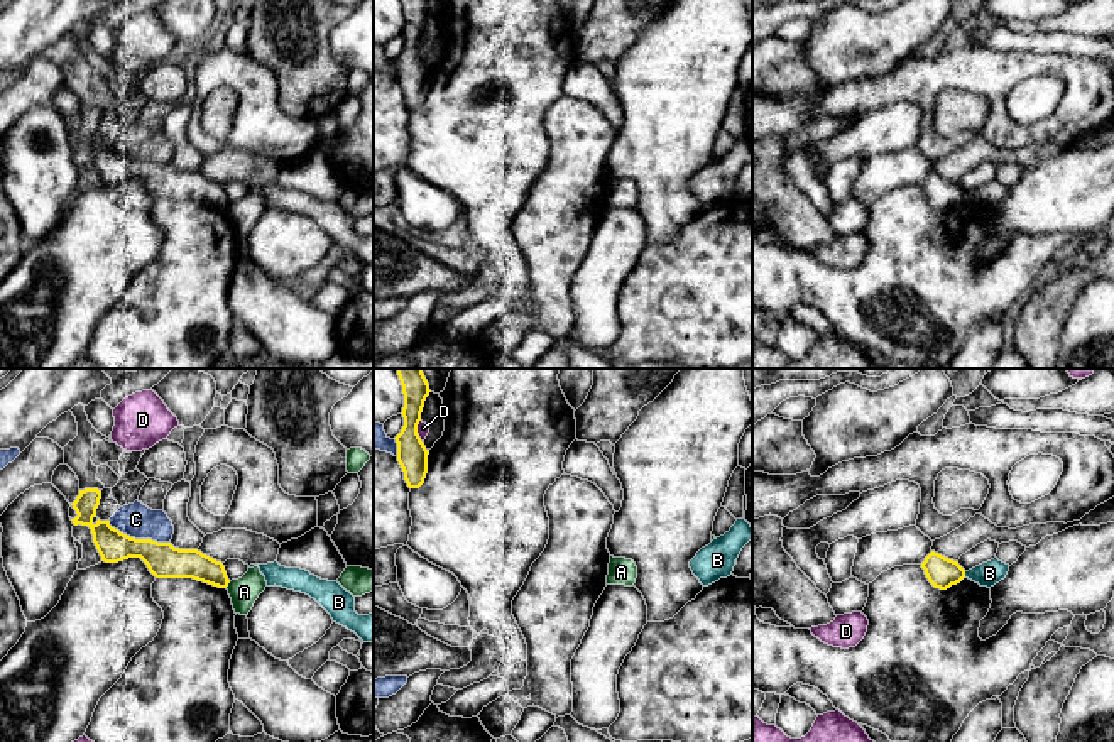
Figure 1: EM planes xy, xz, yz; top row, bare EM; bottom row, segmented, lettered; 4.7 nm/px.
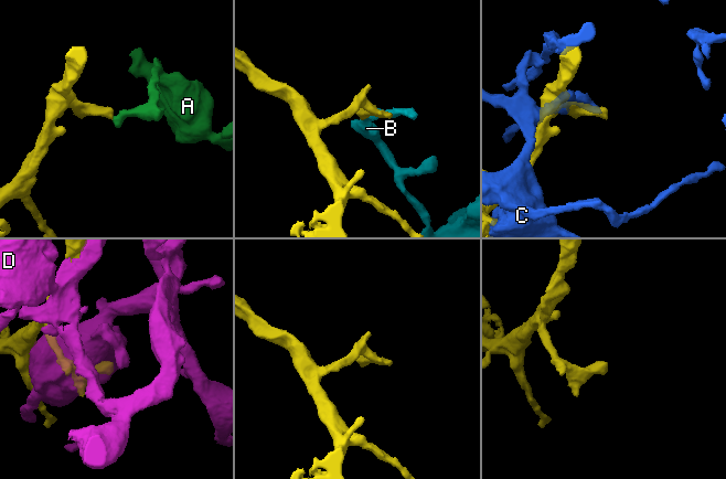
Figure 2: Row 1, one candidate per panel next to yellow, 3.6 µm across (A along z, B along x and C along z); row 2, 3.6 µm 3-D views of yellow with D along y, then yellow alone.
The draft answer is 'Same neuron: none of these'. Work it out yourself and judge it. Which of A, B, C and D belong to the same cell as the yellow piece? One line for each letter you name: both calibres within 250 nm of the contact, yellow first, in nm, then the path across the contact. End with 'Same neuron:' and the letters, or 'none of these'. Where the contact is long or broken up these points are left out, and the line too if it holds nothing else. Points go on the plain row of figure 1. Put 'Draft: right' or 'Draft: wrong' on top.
Draft: right
Same neuron: none of these

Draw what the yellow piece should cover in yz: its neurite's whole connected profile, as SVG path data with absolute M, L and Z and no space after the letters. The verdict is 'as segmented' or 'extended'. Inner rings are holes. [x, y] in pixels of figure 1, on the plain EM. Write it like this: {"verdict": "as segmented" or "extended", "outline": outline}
{"verdict": "as segmented", "outline": "M935 172L925 179L921 189L925 191L928 203L940 211L947 211L965 199L965 191L958 183L948 181Z"}

